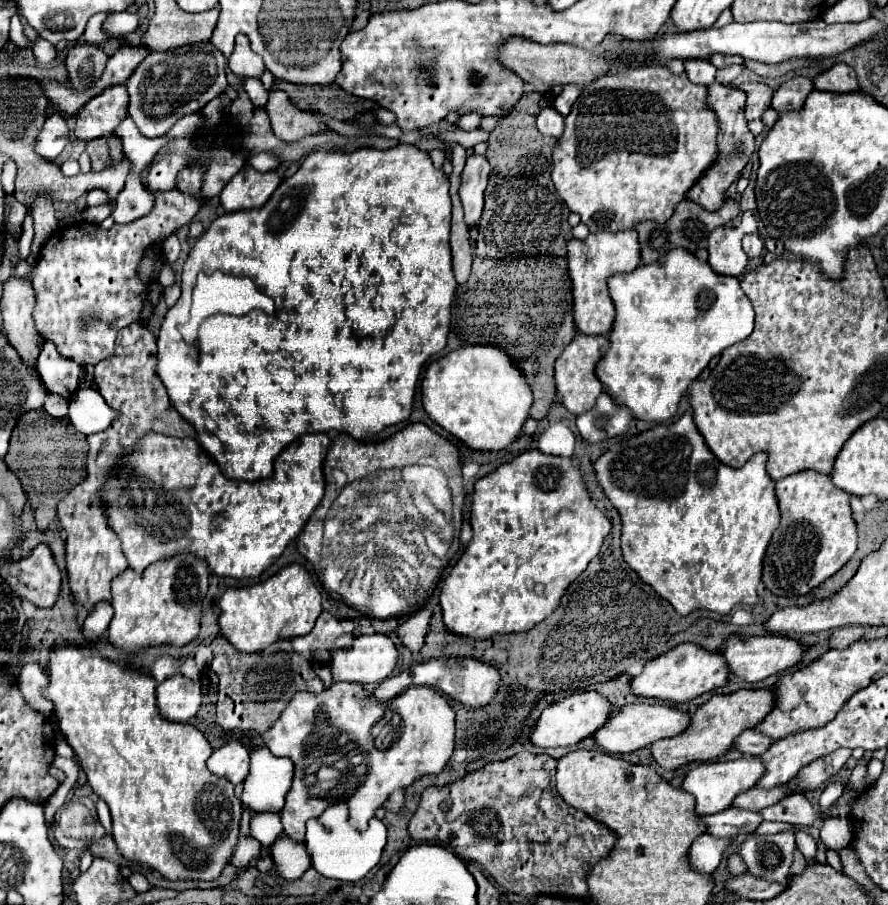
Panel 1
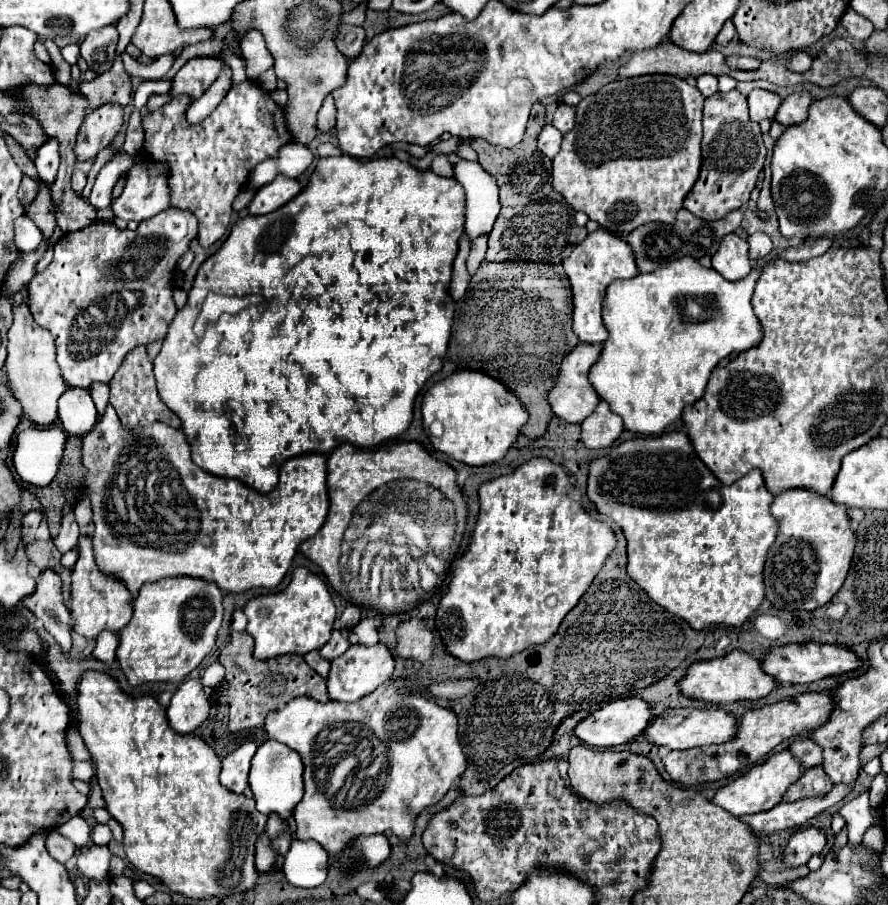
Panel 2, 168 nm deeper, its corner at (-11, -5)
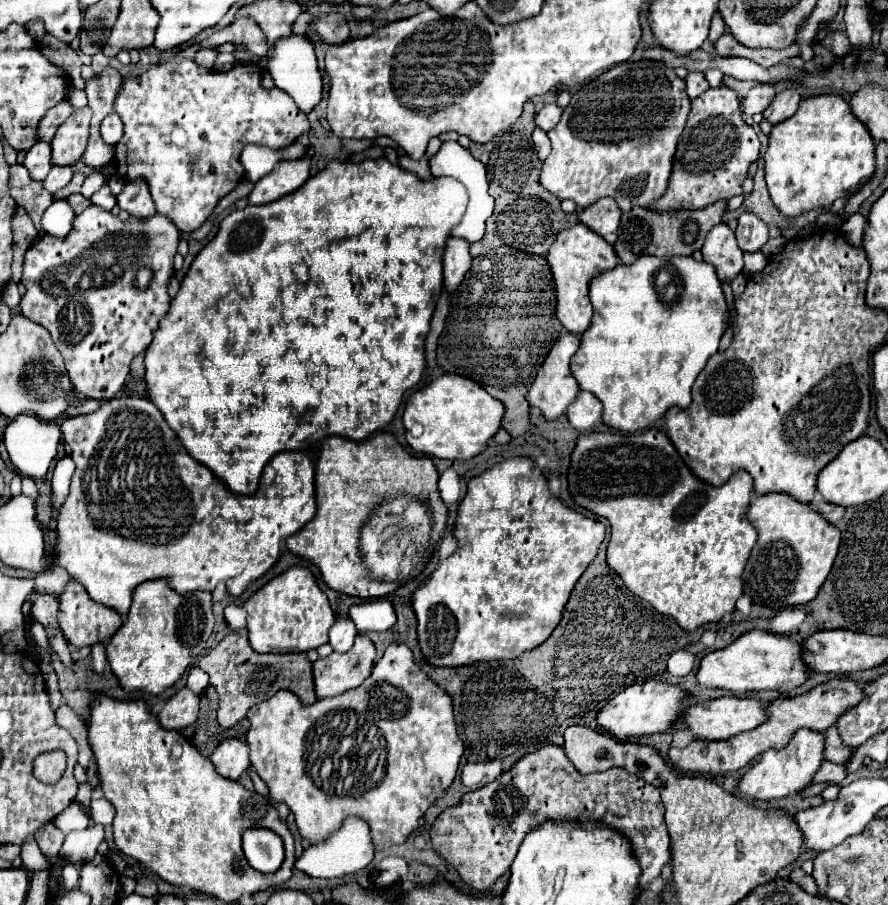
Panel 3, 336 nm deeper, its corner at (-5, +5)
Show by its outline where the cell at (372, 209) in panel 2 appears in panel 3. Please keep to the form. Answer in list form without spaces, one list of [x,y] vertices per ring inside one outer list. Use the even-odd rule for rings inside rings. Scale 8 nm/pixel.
[[[378,158],[364,160],[360,164],[334,160],[326,166],[326,170],[312,176],[296,192],[264,206],[250,204],[244,210],[228,214],[220,222],[220,230],[214,240],[194,258],[168,314],[160,320],[160,328],[154,332],[154,340],[144,354],[146,392],[188,454],[210,468],[210,472],[216,474],[216,480],[226,484],[230,492],[250,496],[258,488],[262,468],[274,454],[284,450],[304,450],[310,442],[320,442],[326,436],[364,440],[372,432],[384,428],[394,418],[404,392],[414,388],[426,370],[424,340],[430,330],[436,300],[442,292],[442,252],[450,230],[460,222],[466,204],[468,194],[458,180],[448,176],[420,180],[412,172],[390,164],[386,158]]]

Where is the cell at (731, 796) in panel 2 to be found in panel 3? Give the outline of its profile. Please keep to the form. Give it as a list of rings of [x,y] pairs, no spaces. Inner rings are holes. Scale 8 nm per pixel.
[[[800,728],[792,736],[790,744],[782,750],[768,750],[740,780],[738,792],[746,794],[750,800],[776,800],[790,794],[798,794],[800,790],[812,784],[812,774],[818,772],[824,762],[824,734],[810,732],[810,728]]]

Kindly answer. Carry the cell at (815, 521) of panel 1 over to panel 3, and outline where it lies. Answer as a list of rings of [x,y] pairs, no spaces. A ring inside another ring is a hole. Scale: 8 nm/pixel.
[[[788,494],[754,496],[746,510],[746,518],[756,528],[758,540],[742,574],[744,594],[748,594],[754,604],[768,608],[810,602],[832,570],[840,546],[840,530],[808,504]]]

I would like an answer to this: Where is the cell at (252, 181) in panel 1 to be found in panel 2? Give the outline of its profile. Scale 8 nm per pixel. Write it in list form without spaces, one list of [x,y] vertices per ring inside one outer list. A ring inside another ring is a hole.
[[[278,176],[274,182],[262,186],[256,190],[252,202],[248,204],[250,214],[268,214],[272,210],[278,210],[288,200],[292,200],[300,192],[300,184],[294,178]]]

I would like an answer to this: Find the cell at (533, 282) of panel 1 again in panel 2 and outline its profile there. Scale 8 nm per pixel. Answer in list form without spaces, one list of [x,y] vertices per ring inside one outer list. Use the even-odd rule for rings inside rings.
[[[484,260],[466,290],[466,296],[456,302],[452,338],[448,344],[448,360],[456,362],[458,368],[482,370],[498,380],[502,380],[518,398],[528,406],[530,420],[522,428],[522,434],[530,438],[540,438],[546,434],[548,422],[552,418],[546,394],[556,382],[556,374],[564,356],[568,356],[578,344],[578,336],[572,332],[572,290],[570,280],[562,264],[542,264],[542,262],[488,262]]]

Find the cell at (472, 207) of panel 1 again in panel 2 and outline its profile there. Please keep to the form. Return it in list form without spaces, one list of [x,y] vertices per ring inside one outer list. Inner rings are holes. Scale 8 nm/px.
[[[482,234],[482,236],[472,240],[472,250],[470,250],[470,256],[468,256],[468,262],[466,262],[470,274],[474,274],[478,270],[480,262],[486,256],[486,248],[488,248],[488,234]]]

